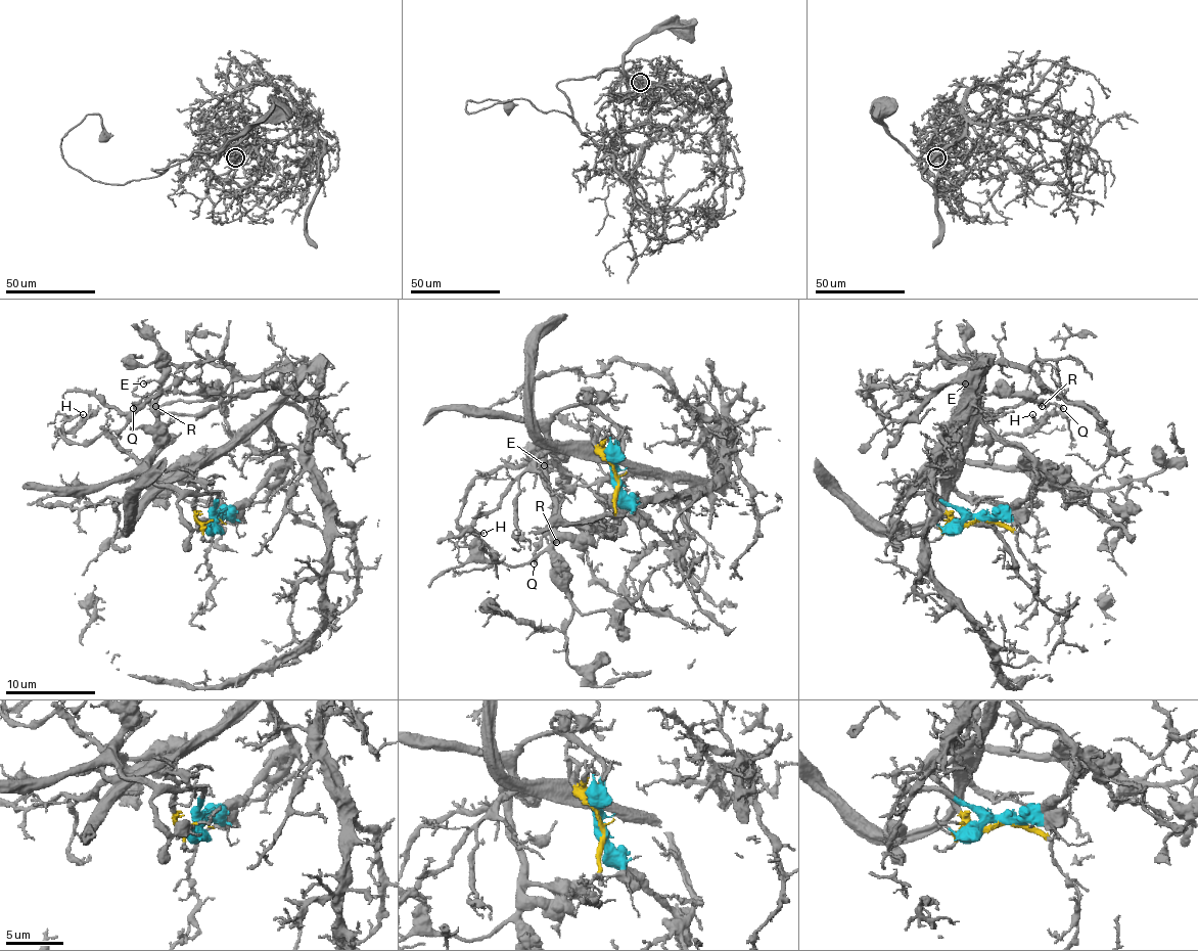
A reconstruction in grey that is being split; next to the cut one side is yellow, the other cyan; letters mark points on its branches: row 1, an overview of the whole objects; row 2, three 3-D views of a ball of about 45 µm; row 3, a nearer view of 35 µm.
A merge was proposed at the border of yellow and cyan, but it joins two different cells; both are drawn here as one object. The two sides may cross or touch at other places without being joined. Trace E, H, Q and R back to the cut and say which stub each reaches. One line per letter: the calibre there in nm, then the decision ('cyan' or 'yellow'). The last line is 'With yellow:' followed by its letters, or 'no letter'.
E: calibre 190 nm; cyan
H: calibre 150 nm; yellow
Q: calibre 200 nm; yellow
R: calibre 140 nm; cyan
With yellow: H, Q

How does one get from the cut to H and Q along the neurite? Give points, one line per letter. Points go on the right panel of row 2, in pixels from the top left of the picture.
H: (976, 523), (953, 519), (928, 482), (939, 472), (945, 484), (967, 434), (980, 443), (1027, 429), (1032, 413)
Q: (976, 523), (953, 519), (928, 482), (956, 454), (976, 413), (978, 370), (982, 413), (1034, 398), (1064, 409)

